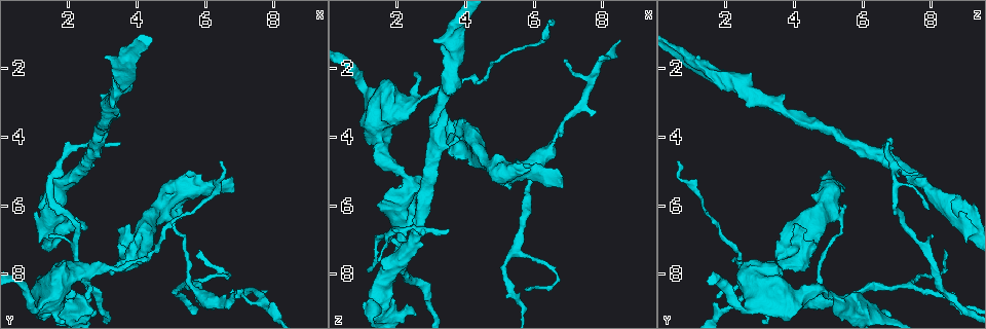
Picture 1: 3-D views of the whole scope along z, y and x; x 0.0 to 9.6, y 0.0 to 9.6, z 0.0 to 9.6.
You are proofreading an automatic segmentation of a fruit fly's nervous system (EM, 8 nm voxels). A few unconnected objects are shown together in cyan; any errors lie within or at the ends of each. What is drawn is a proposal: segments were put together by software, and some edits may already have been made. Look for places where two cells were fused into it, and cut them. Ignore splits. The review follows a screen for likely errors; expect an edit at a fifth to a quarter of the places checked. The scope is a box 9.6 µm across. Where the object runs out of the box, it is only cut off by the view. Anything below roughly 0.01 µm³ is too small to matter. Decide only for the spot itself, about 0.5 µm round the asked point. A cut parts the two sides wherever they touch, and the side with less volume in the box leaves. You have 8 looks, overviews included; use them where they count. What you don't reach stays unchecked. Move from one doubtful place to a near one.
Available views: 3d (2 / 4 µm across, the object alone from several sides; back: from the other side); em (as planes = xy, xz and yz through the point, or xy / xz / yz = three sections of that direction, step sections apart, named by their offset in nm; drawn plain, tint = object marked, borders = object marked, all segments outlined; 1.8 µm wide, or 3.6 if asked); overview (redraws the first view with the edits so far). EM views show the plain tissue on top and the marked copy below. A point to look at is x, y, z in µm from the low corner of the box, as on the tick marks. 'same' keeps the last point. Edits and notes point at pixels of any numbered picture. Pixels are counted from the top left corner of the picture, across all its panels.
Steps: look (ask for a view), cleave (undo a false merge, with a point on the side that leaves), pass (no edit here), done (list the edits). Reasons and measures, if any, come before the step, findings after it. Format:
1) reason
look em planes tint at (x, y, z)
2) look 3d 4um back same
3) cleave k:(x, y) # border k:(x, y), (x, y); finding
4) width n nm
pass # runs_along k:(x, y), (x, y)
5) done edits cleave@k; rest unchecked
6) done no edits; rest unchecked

calibre changes
look em xz step 16 tint at (4.00, 7.35, 4.15)

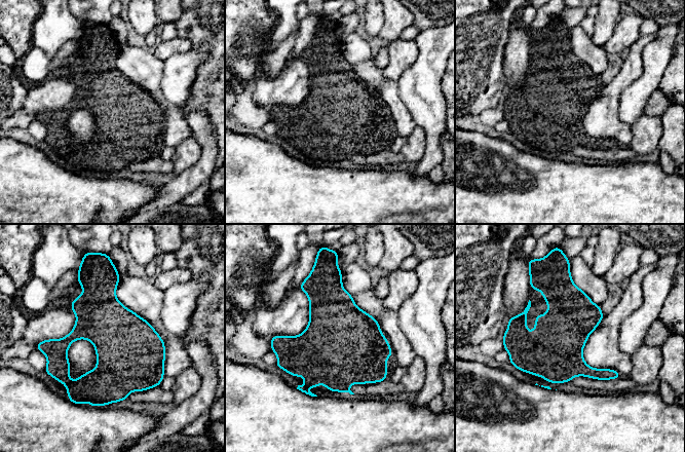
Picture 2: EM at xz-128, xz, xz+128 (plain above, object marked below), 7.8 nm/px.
another direction
look em planes tint same

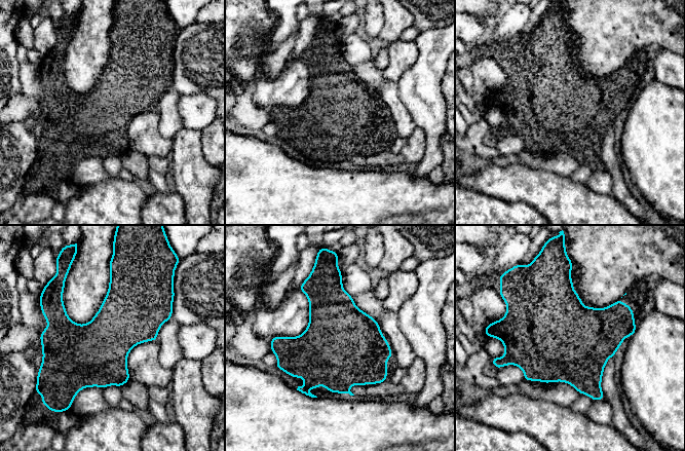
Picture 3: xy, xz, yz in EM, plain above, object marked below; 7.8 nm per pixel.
pass # continuous, no second cell

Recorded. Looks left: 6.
look 3d 4um at (5.10, 6.55, 5.35)

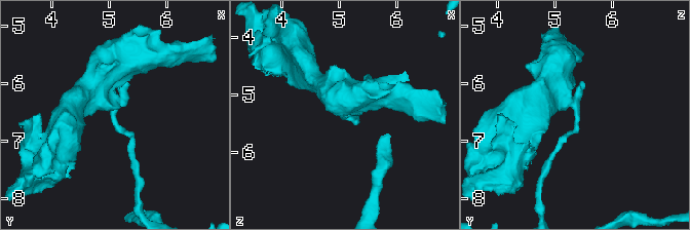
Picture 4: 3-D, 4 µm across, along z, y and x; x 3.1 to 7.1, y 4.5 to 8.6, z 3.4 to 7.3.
look em planes tint at (5.10, 6.55, 5.40)

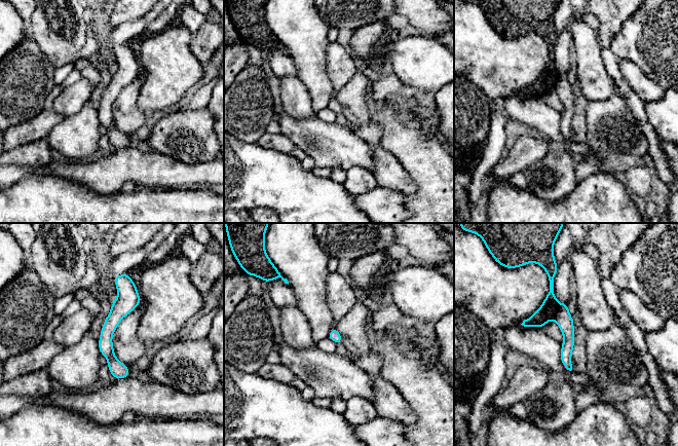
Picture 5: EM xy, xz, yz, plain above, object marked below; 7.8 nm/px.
width 90 nm
cleave 5:(563, 318) # border 5:(560, 303), (553, 319); two cells meet here

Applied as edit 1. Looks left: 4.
look overview

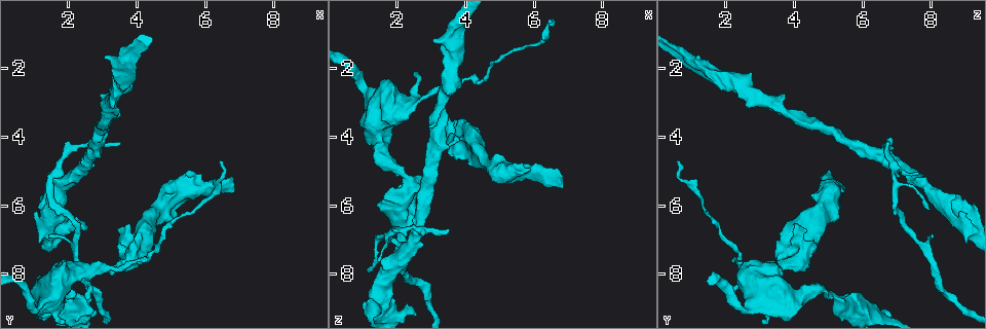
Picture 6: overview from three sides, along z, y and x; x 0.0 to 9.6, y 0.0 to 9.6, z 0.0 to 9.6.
sudden change in width
look em 3.6um xz step 4 tint at (1.45, 8.60, 3.90)

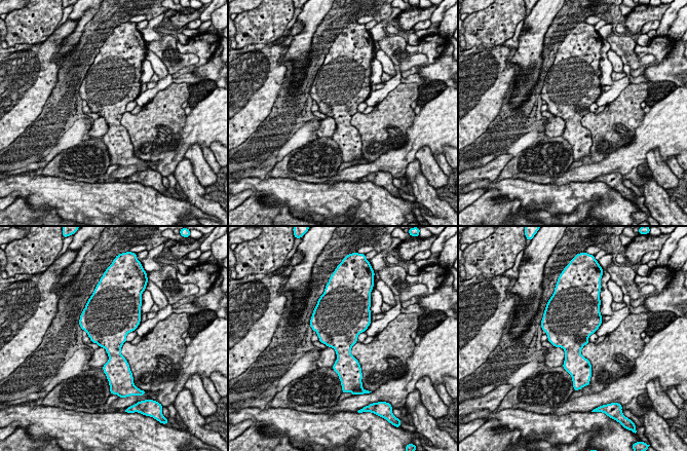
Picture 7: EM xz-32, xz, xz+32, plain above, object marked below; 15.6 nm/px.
look em 3.6um planes tint same

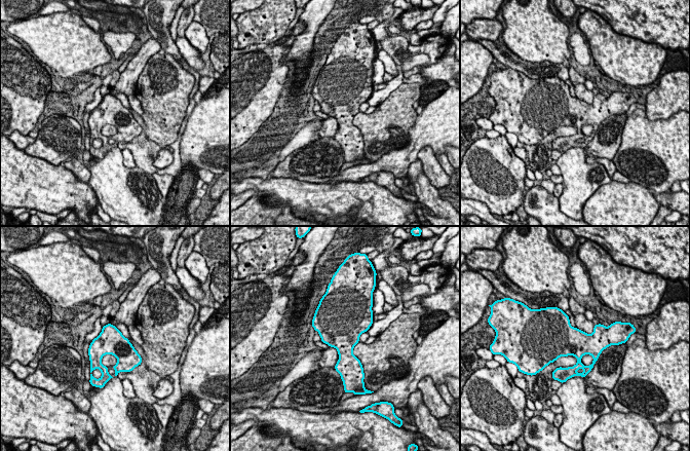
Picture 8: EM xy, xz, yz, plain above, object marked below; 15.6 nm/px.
pass # one cell here

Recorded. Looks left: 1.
done edits cleave@5; rest unchecked

